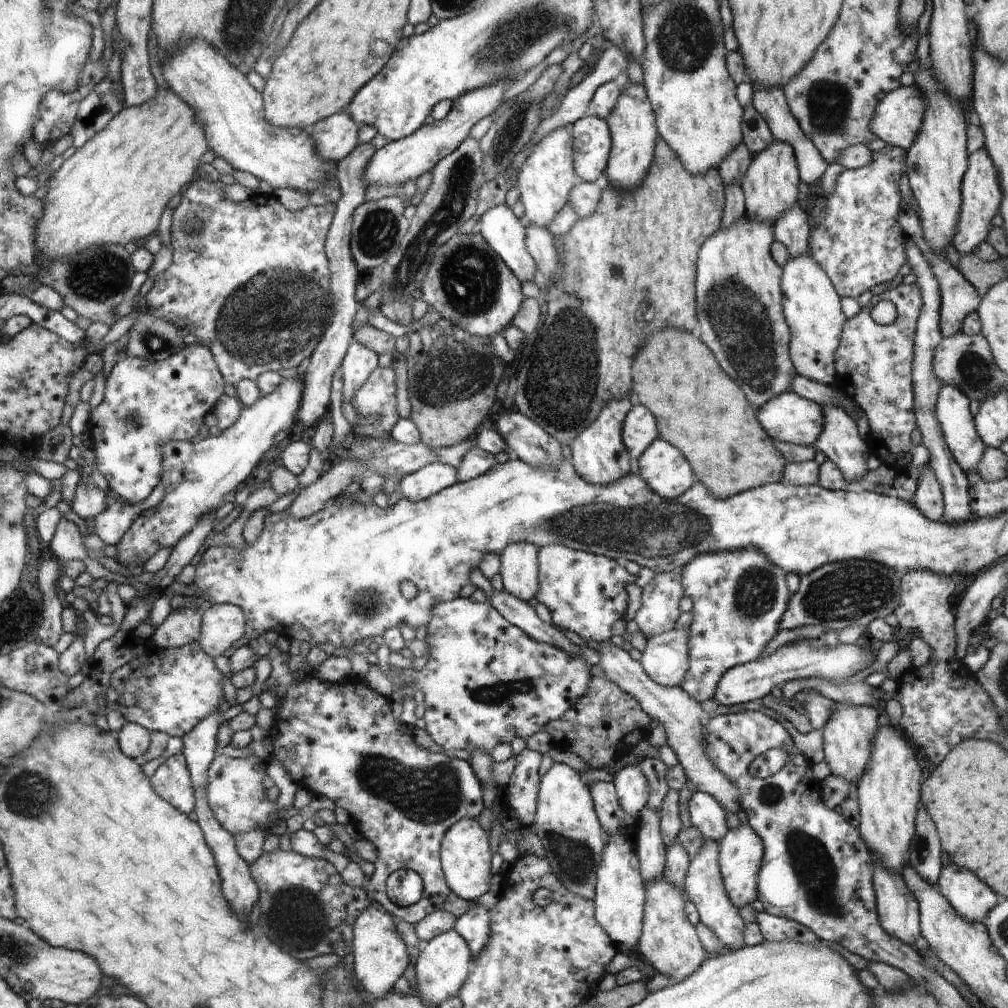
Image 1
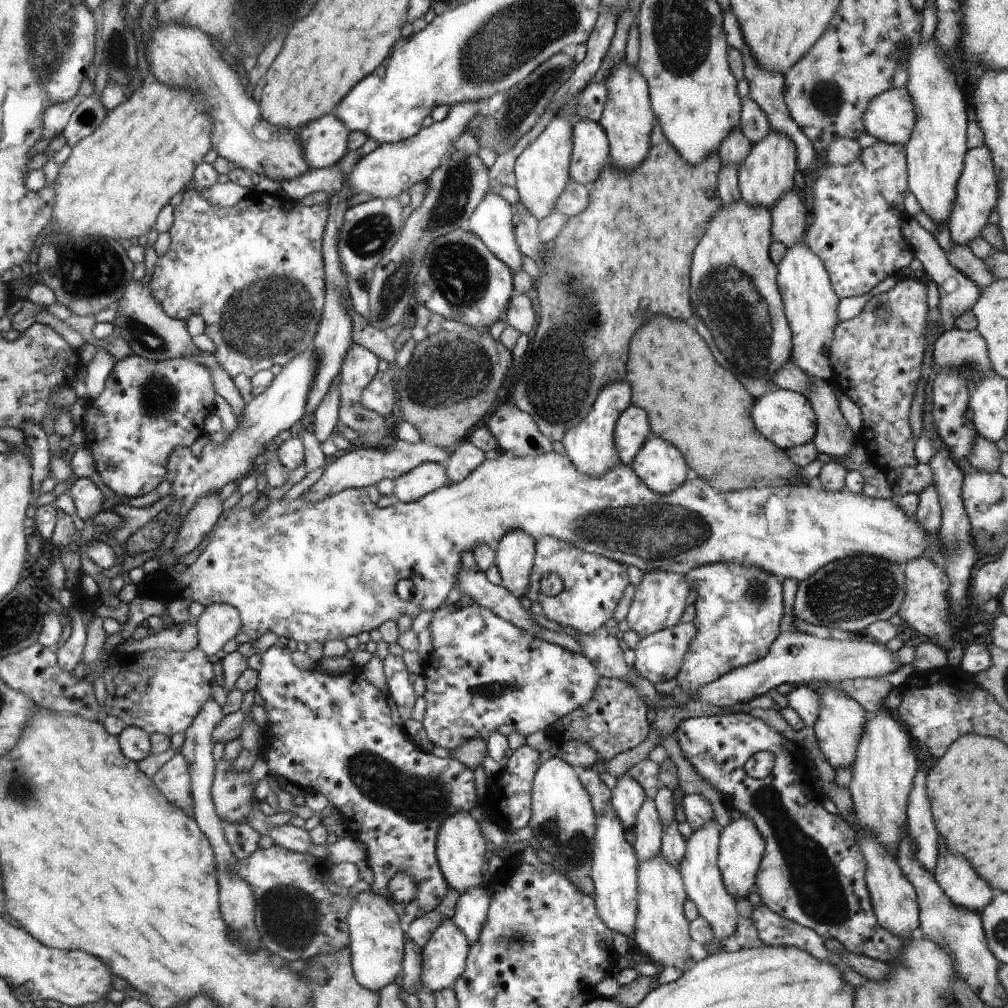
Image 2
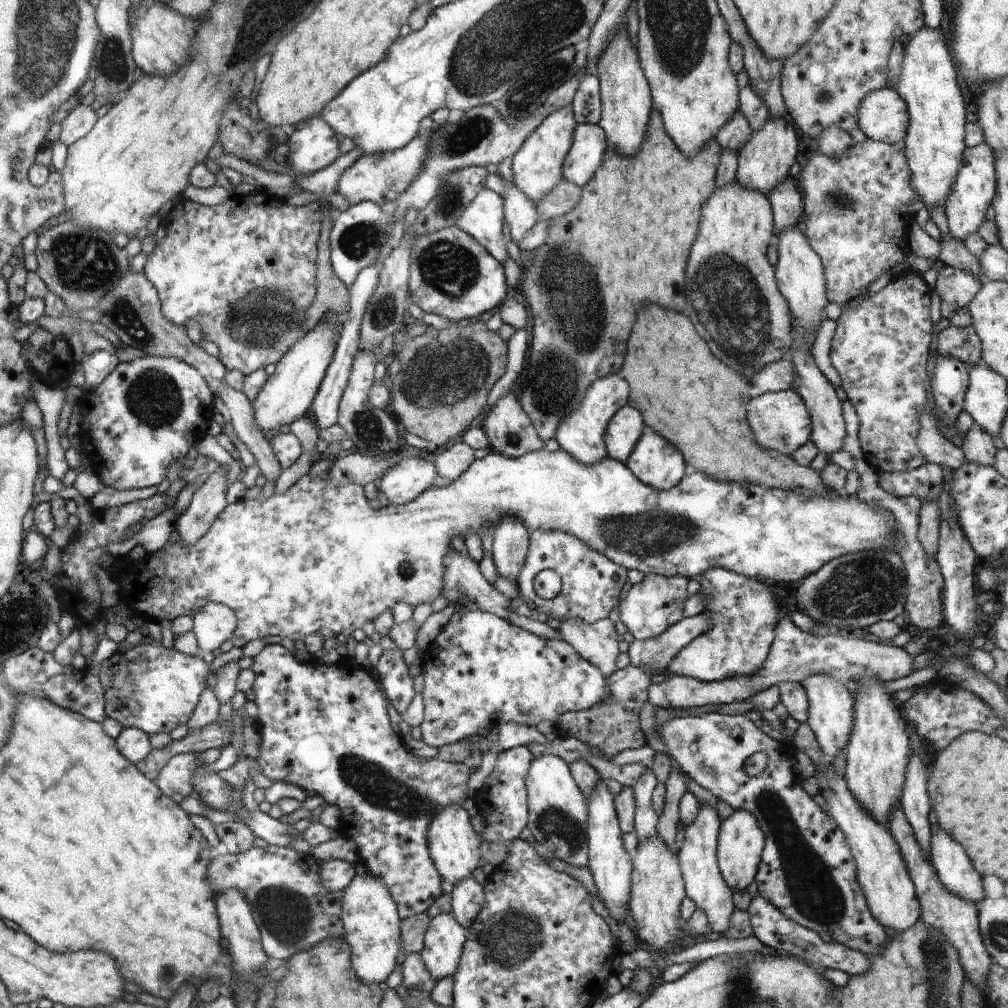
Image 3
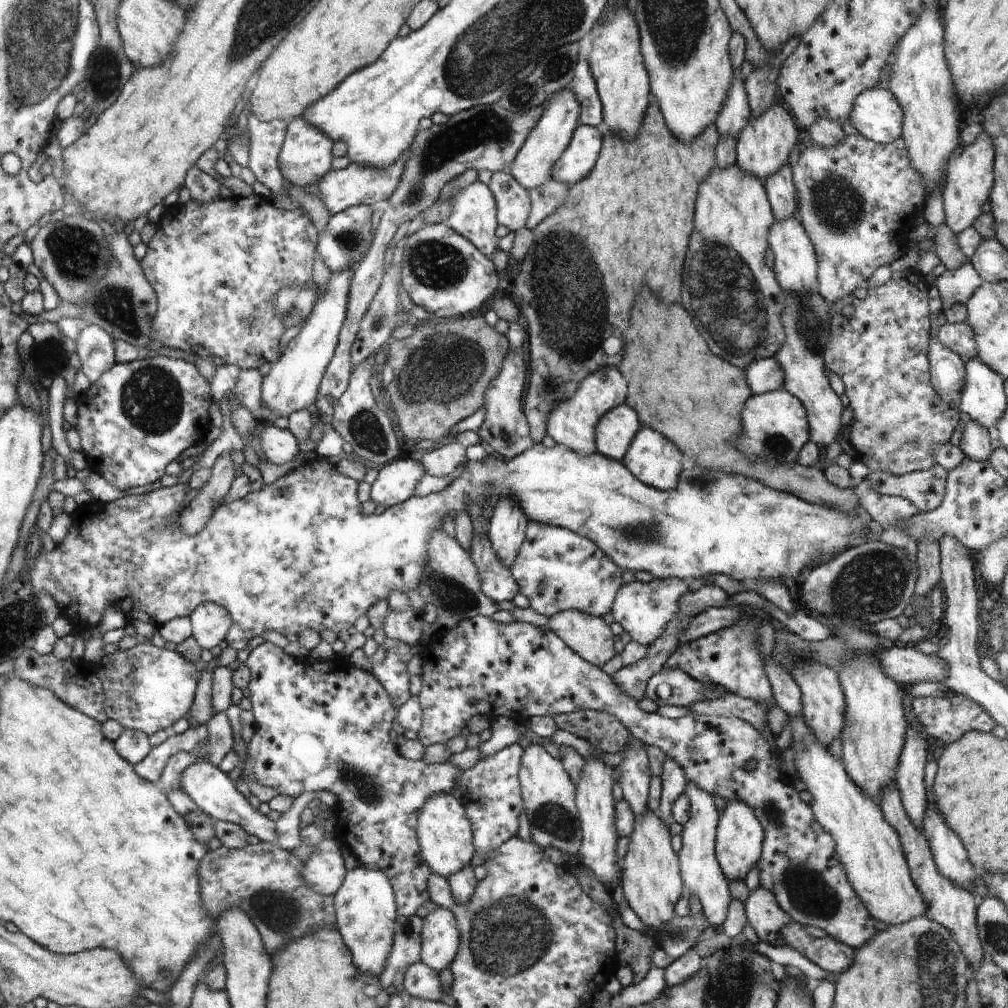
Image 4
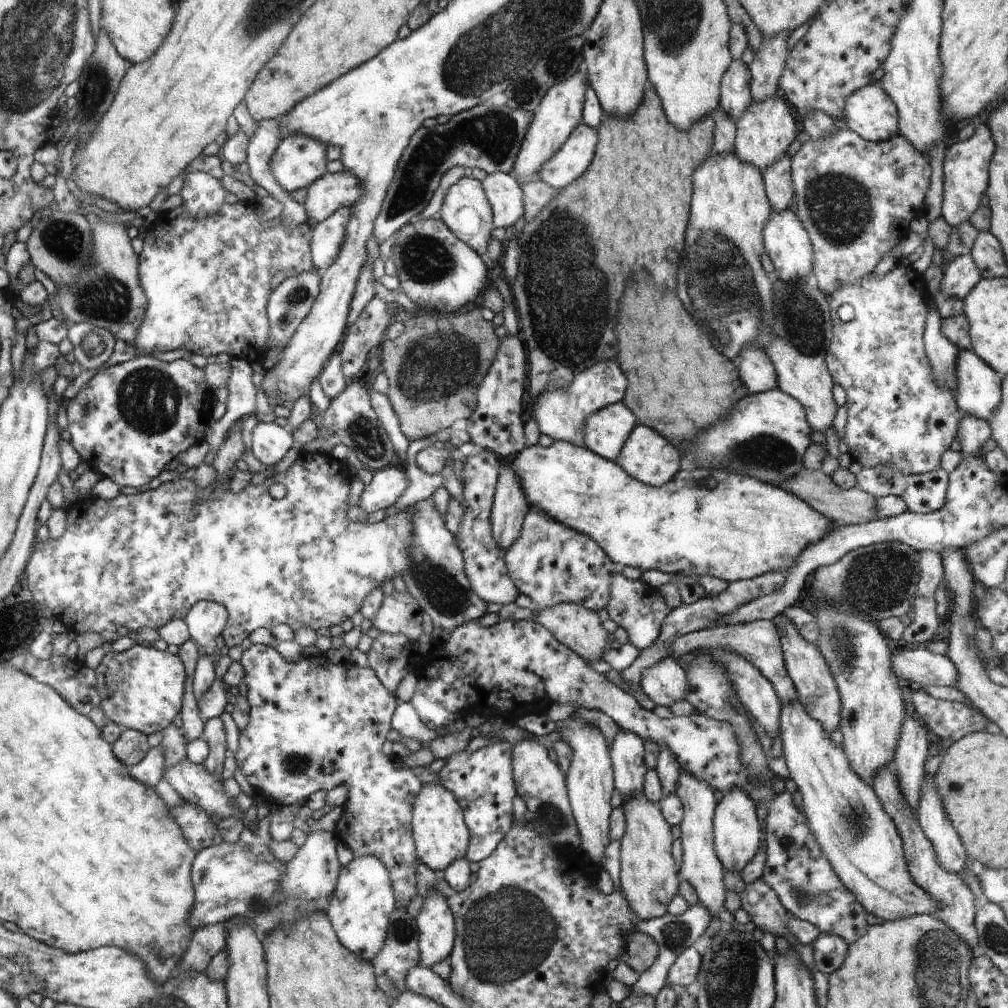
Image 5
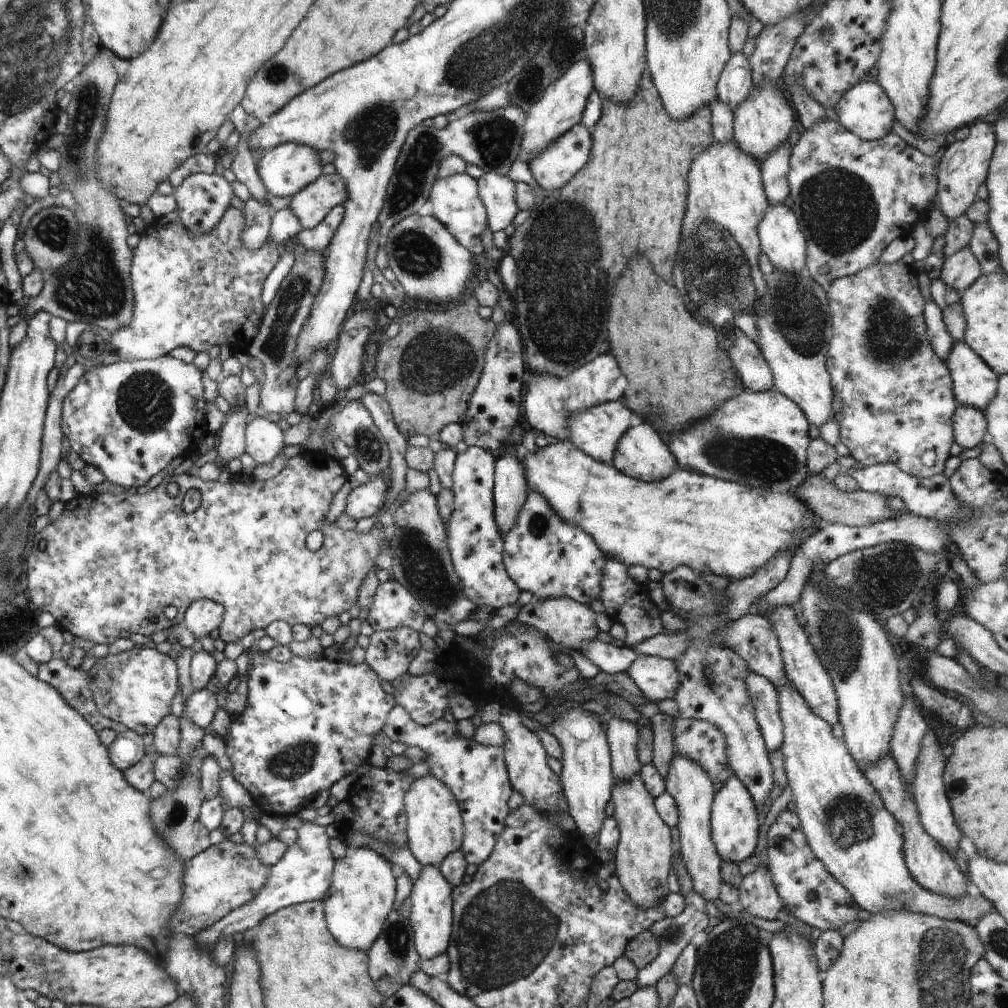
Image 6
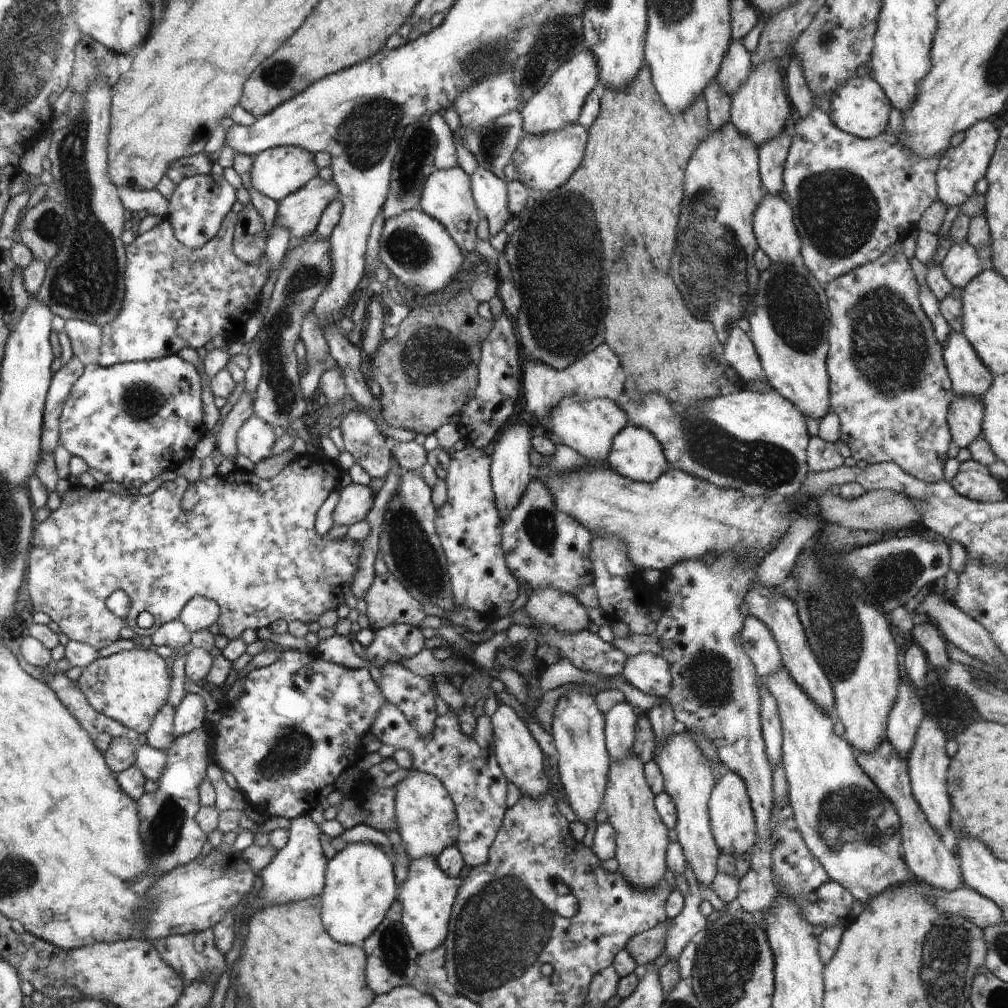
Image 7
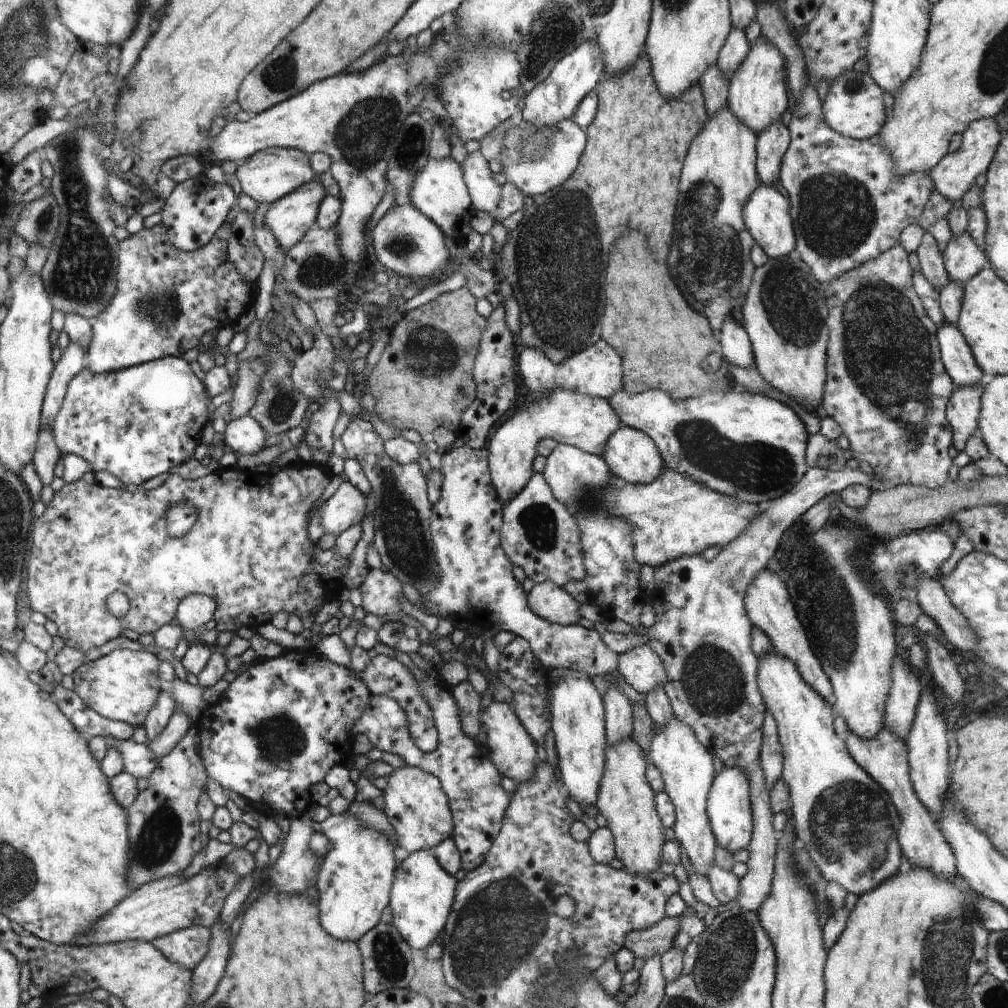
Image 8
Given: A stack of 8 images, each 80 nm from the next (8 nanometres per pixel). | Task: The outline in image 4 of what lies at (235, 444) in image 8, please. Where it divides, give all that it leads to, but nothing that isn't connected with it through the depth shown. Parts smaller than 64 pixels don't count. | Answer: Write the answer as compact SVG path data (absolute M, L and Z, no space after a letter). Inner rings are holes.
M263 422L259 433L266 462L282 466L299 453L299 442L288 429L279 429Z

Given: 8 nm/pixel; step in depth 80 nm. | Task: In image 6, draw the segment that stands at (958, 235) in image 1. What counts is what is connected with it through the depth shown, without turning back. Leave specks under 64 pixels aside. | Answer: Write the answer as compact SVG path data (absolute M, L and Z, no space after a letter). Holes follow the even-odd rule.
M988 120L970 124L969 135L961 141L947 144L937 168L937 199L939 209L950 221L956 220L977 201L976 192L986 182L987 170L996 146L996 135Z

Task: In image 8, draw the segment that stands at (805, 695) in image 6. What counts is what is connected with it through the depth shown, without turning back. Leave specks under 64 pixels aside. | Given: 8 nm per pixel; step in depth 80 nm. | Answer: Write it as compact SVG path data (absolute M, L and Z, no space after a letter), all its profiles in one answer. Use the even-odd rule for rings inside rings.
M768 568L759 573L748 588L745 596L745 609L752 623L768 635L774 652L793 661L806 684L809 684L810 688L813 688L832 707L835 696L831 682L828 680L818 657L812 652L810 642L808 642L806 633L796 616L789 589L786 588L782 577L771 573Z

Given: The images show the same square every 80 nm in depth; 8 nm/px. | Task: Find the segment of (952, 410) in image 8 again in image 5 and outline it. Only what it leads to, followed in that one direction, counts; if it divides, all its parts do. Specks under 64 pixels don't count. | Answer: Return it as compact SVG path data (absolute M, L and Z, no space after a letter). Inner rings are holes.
M962 414L957 438L960 440L961 451L964 455L980 454L982 446L991 437L989 422Z

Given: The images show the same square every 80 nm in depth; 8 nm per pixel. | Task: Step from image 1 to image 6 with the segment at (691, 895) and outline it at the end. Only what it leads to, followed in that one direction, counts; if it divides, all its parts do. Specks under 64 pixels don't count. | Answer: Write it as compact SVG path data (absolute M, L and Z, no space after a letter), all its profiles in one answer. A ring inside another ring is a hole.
M677 752L670 766L667 777L664 779L665 792L670 793L670 796L677 801L680 812L680 822L677 826L680 831L681 860L693 882L693 890L706 902L712 902L719 898L721 882L724 880L721 876L724 862L712 839L714 784L705 769L700 768L692 759L678 755Z

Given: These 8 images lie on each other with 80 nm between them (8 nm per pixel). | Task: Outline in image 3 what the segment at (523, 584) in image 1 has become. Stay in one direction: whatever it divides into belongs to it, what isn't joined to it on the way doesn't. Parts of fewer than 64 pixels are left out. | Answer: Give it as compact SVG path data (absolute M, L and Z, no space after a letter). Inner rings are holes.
M503 517L492 527L493 560L500 577L516 581L529 554L529 530L516 517Z

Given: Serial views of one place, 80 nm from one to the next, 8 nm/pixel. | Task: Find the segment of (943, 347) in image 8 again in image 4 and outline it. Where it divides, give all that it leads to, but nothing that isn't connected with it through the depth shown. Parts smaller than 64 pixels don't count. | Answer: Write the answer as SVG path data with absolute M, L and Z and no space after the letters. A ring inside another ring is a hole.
M979 358L965 360L965 383L961 392L959 410L963 415L979 422L989 430L991 440L998 439L996 423L1002 418L1007 407L1005 380L991 368L988 368Z

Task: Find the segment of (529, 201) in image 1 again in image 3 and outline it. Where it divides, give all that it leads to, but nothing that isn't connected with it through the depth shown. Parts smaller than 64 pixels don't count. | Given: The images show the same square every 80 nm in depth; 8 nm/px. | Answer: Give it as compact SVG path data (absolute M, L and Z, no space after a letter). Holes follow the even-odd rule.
M566 107L547 116L513 154L513 183L536 205L564 179L566 155L572 150L577 119L573 108Z

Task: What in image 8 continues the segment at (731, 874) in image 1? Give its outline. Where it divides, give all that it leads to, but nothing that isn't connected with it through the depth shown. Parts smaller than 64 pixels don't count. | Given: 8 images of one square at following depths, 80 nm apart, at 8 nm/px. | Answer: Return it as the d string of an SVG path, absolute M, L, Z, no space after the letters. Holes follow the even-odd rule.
M724 767L713 780L709 792L708 813L717 844L735 853L736 850L749 848L753 836L752 793L748 777L738 767Z

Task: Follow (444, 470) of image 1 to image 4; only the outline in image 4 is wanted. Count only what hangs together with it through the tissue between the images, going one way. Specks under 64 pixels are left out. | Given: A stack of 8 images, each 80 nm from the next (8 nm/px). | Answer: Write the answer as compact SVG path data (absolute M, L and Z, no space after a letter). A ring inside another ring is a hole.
M411 456L409 458L399 459L383 465L379 468L376 481L371 484L371 500L378 504L386 504L386 508L402 504L415 494L416 487L424 476L425 468L420 460Z

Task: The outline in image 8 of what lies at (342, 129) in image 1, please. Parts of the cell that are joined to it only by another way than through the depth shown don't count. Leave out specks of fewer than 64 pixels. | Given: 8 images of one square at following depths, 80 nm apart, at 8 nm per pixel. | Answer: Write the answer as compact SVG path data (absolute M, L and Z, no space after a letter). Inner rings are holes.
M268 147L264 151L258 151L249 159L237 162L235 174L241 182L244 193L257 203L271 205L318 176L312 167L311 156L310 153L302 152L298 148Z

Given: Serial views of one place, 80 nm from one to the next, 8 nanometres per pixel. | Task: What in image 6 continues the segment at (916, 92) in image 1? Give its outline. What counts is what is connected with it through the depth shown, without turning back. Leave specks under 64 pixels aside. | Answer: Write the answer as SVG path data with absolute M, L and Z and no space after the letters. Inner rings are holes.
M862 81L846 91L835 106L838 115L838 123L856 136L867 141L875 141L884 138L892 131L895 120L895 108L884 92L884 89L876 82Z

